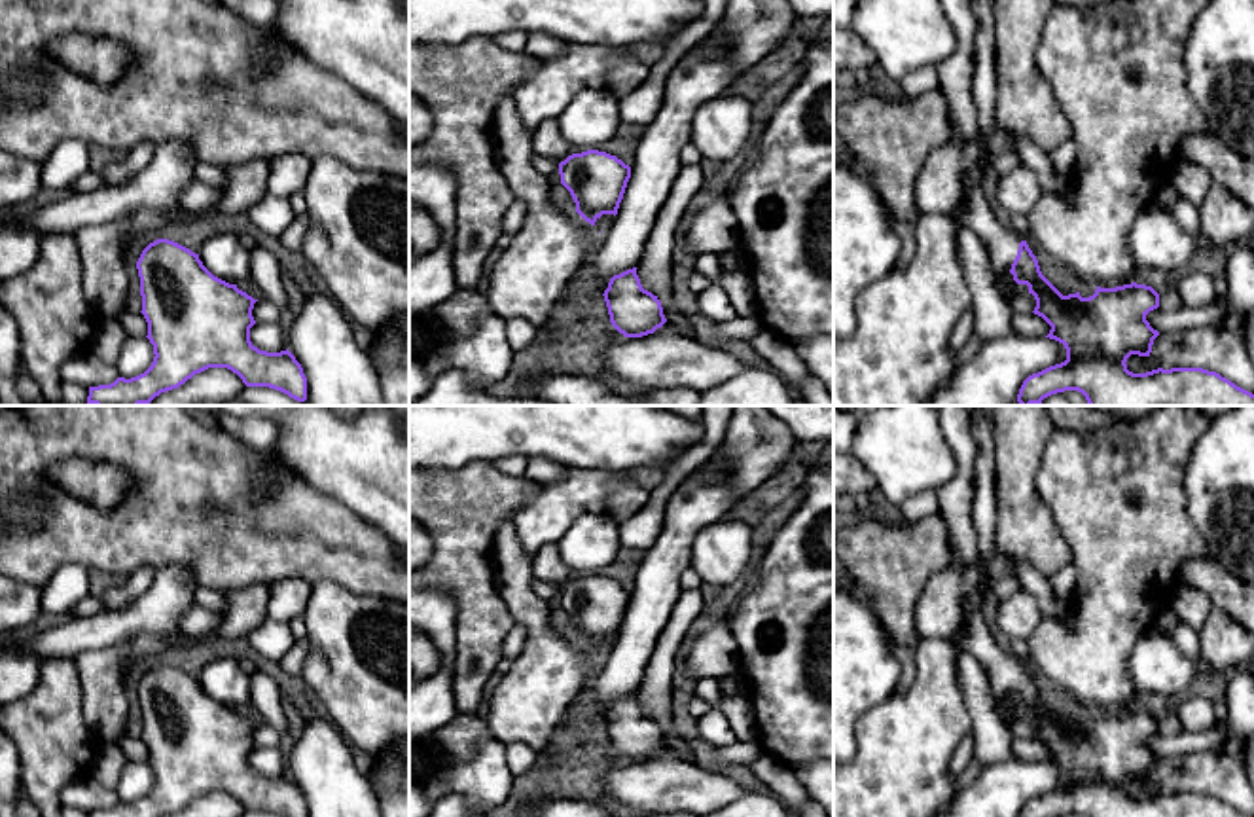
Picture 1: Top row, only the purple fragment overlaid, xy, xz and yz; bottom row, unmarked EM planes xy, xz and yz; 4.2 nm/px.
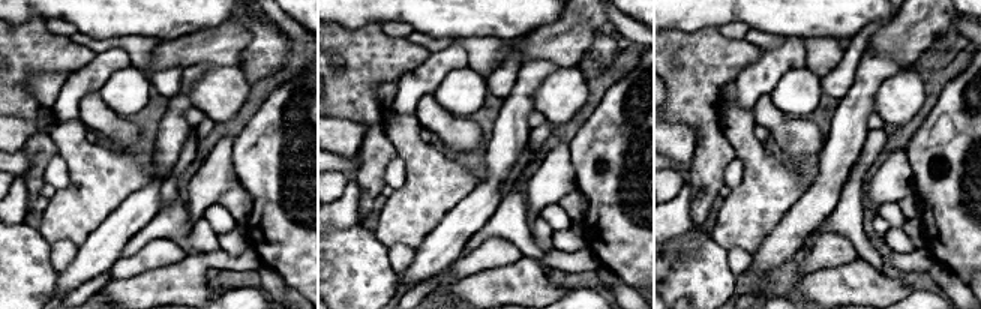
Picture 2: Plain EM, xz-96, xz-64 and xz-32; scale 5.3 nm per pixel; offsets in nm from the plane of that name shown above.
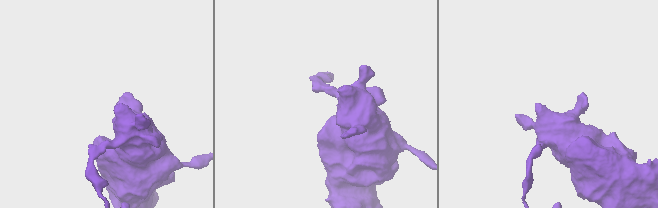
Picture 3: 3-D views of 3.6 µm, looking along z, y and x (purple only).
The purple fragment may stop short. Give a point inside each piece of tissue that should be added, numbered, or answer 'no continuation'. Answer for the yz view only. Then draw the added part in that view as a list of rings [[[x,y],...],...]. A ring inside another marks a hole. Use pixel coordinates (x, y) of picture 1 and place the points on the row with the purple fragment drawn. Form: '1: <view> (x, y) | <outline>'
1: yz (955, 74) | [[[941,0],[957,34],[955,53],[938,64],[938,83],[949,100],[951,119],[962,135],[962,144],[979,144],[968,178],[966,195],[958,201],[953,218],[972,229],[987,248],[993,271],[1000,277],[1012,269],[1023,241],[1012,226],[993,214],[983,193],[983,171],[989,167],[989,146],[979,140],[979,112],[972,93],[976,74],[976,15],[970,0]]]

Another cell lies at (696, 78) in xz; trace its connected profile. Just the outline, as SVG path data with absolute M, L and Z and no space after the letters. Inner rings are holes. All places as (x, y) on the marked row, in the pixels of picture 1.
M722 45L688 53L669 72L663 104L638 140L618 214L538 328L538 343L568 336L568 328L585 317L610 279L638 265L682 169L682 150L690 144L695 112L707 100L726 95L741 76Z

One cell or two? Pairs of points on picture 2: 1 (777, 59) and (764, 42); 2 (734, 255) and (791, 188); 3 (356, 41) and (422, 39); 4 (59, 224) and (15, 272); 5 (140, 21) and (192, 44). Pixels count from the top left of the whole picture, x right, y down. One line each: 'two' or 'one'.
1: two
2: two
3: two
4: two
5: two

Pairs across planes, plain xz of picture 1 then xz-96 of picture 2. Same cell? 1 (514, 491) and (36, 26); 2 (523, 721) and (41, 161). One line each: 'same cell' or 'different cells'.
1: same cell
2: different cells

